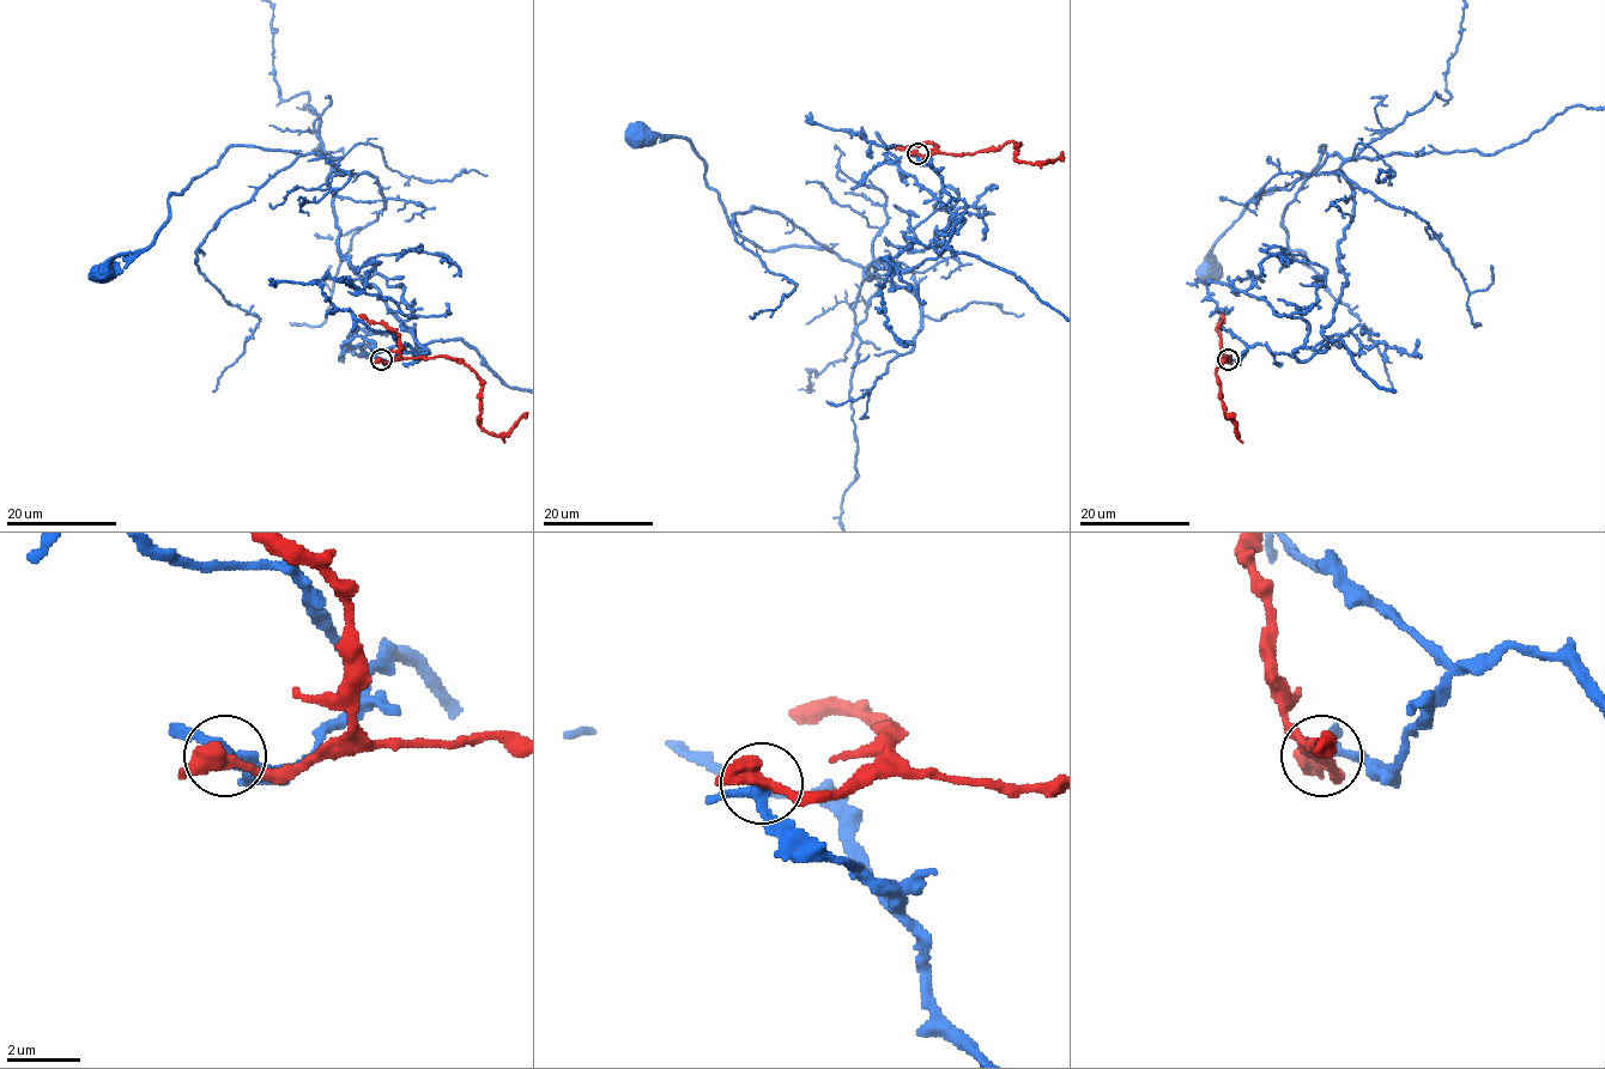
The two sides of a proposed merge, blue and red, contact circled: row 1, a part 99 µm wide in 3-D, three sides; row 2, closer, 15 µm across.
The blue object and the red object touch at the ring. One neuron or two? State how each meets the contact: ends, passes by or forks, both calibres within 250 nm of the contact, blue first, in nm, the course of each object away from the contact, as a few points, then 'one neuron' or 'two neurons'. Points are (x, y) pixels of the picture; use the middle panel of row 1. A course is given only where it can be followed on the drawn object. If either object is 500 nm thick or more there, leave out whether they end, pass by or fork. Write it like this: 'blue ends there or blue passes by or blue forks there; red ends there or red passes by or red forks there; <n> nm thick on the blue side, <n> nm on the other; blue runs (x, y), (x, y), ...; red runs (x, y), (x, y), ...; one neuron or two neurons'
blue passes by; red passes by; 240 nm thick on the blue side, 440 nm on the other; blue runs (918, 155), (964, 204), (952, 253), (868, 279), (824, 249), (753, 244), (689, 140), (639, 131); red runs (918, 155), (997, 150), (1013, 141), (1018, 146), (1016, 158), (1042, 164), (1053, 163), (1063, 151); two neurons

